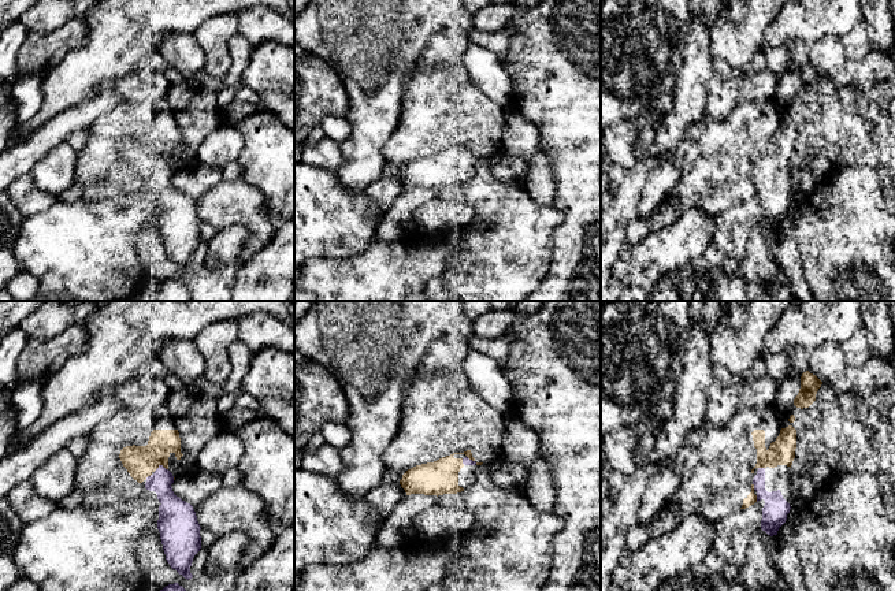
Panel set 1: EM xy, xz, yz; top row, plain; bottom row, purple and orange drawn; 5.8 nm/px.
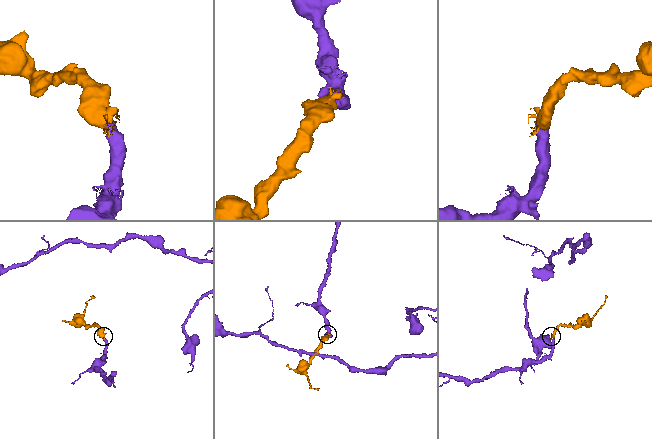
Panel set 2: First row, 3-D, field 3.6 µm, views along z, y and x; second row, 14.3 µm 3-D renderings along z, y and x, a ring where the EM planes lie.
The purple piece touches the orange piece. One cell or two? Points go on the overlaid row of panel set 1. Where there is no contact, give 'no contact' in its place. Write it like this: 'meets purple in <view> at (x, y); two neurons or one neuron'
meets purple in xy at (160, 465); one neuron

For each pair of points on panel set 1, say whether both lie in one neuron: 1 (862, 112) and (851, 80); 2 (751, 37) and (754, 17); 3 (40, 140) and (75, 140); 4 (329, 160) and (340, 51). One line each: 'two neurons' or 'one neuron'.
1: two neurons
2: one neuron
3: two neurons
4: two neurons

